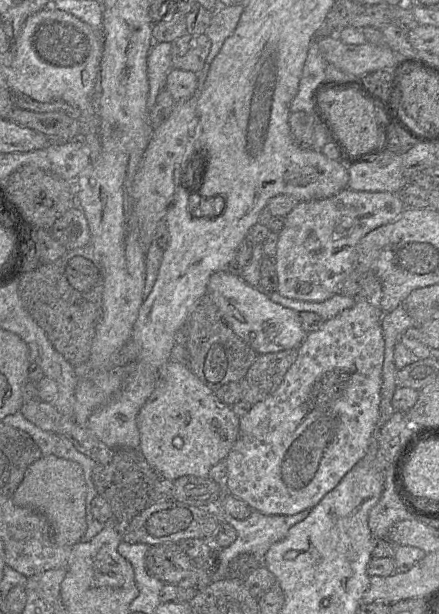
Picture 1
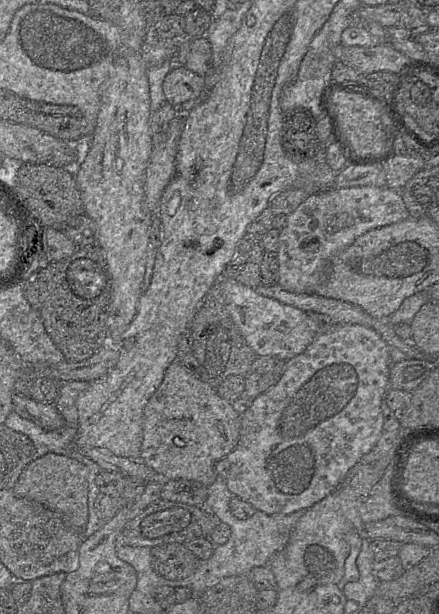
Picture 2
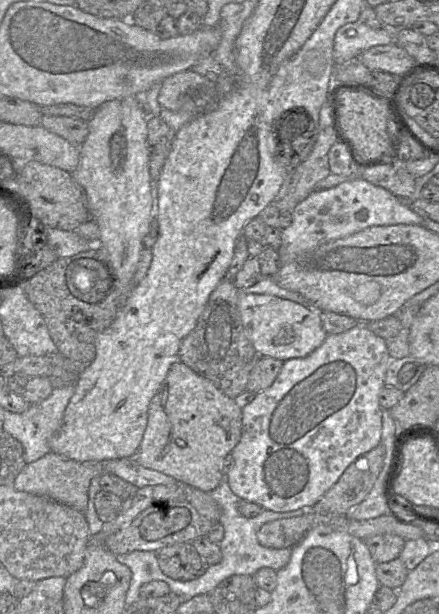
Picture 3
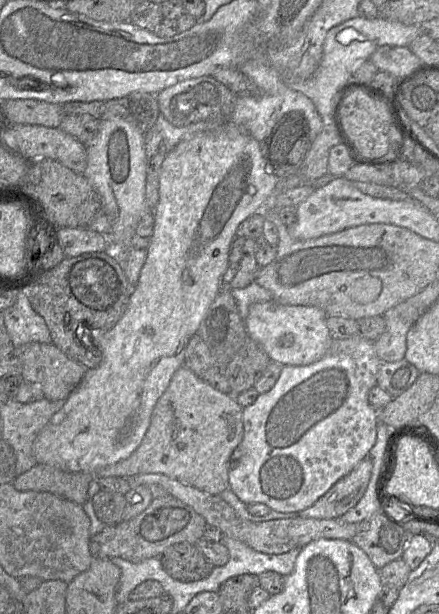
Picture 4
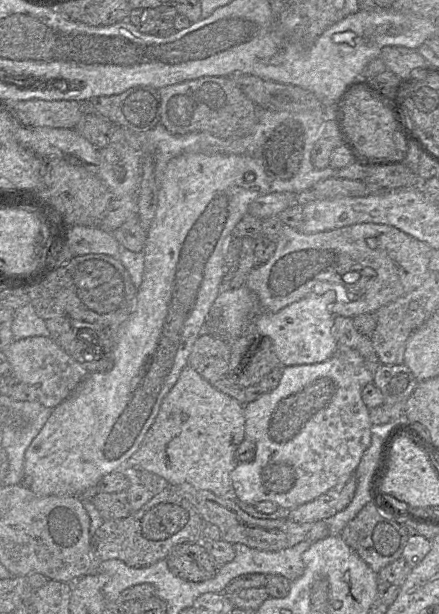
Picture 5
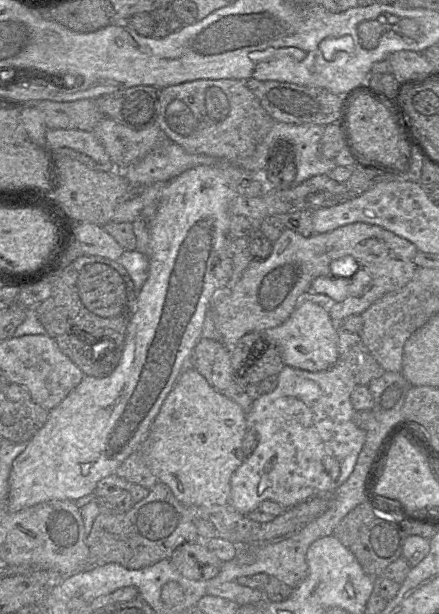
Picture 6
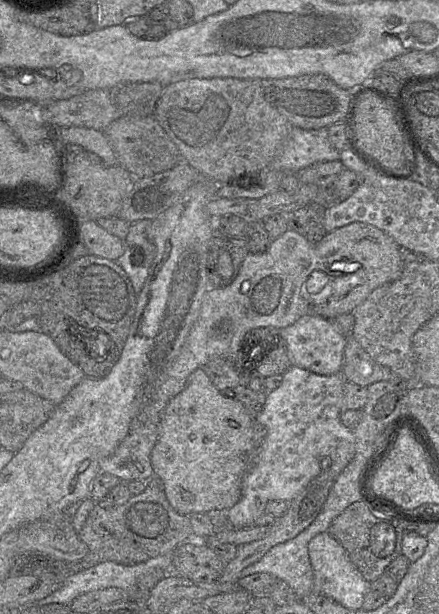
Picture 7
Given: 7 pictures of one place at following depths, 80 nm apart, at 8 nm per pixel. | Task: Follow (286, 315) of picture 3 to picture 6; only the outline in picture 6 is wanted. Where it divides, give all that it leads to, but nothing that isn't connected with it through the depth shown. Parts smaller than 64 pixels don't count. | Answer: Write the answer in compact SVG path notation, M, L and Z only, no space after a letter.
M302 301L285 322L261 333L278 348L285 366L319 372L330 369L339 360L338 324L323 306L312 301Z

